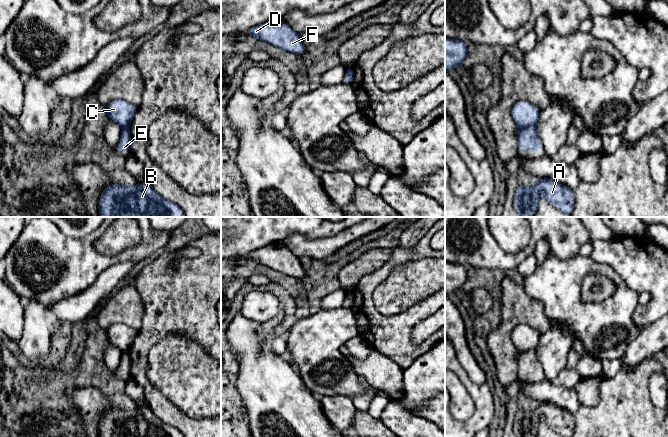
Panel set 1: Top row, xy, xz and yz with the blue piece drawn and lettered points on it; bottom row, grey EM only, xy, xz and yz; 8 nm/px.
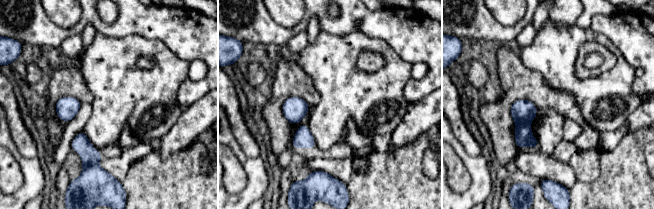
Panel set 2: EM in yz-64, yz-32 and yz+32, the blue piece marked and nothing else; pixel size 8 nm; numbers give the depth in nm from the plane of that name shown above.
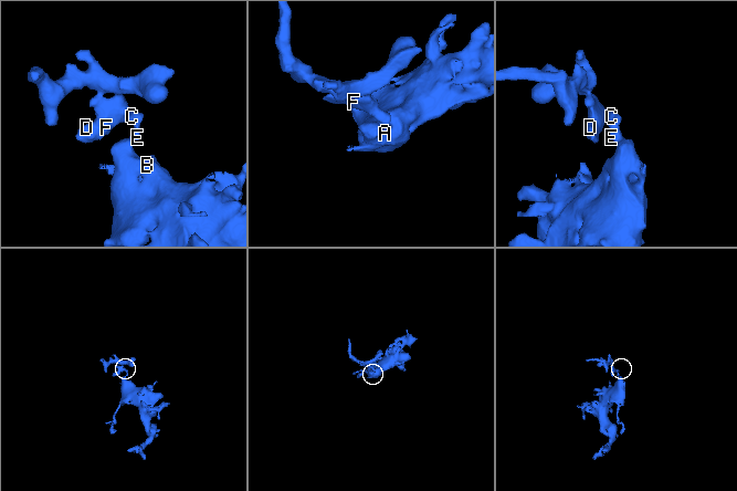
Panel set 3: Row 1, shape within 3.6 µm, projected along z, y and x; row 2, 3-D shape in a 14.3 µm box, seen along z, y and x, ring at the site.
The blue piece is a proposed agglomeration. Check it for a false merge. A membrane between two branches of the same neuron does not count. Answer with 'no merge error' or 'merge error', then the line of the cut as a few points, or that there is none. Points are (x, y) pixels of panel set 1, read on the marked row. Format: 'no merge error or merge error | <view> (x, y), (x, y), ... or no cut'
merge error | yz (534, 124), (518, 129)

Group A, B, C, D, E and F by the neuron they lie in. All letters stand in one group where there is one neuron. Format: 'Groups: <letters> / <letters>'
Groups: A B E / C D F

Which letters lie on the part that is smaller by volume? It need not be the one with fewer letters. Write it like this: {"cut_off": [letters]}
{"cut_off": ["C", "D", "F"]}

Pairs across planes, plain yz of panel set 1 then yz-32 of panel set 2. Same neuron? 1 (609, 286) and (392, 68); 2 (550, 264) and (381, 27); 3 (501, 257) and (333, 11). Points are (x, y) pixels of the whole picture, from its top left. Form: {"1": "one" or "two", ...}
{"1": "two", "2": "two", "3": "two"}

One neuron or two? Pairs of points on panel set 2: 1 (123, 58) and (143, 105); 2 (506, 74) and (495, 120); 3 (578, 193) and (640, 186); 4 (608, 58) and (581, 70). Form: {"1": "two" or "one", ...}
{"1": "one", "2": "one", "3": "one", "4": "one"}

